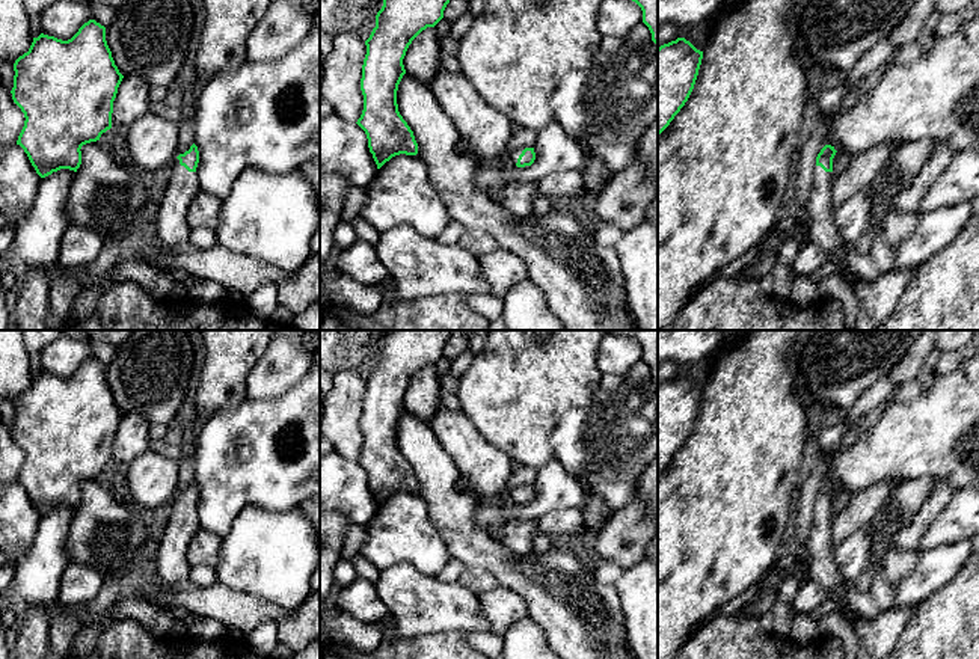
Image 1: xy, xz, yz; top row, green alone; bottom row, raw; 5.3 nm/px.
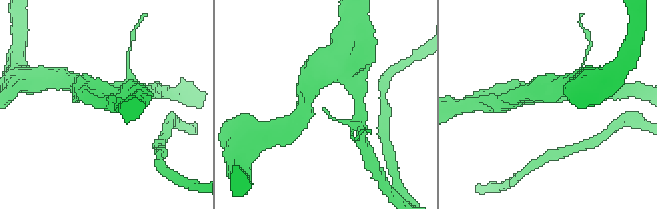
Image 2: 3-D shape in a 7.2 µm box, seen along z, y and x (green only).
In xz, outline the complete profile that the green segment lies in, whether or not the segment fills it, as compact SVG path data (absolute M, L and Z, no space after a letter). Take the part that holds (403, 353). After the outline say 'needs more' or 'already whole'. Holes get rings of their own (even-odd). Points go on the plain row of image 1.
M386 330L383 344L376 353L376 365L365 379L367 392L361 416L364 448L356 460L367 472L377 507L395 493L418 492L413 469L400 452L397 442L398 422L406 412L403 397L409 383L422 368L434 365L443 356L443 348L453 335L462 333L469 338L474 332L477 330Z; already whole

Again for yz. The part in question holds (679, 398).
M685 375L658 386L658 474L688 439L701 397L703 389Z; already whole

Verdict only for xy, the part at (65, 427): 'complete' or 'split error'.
complete

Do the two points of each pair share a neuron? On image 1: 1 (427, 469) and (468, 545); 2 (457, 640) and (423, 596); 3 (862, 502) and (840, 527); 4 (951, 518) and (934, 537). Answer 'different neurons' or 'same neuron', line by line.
1: same neuron
2: different neurons
3: same neuron
4: same neuron

